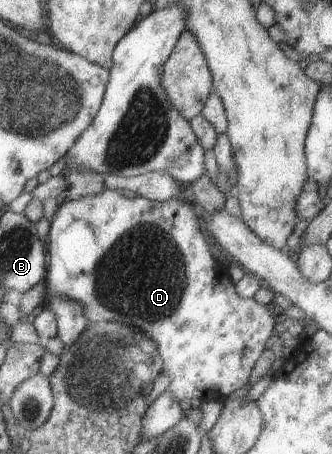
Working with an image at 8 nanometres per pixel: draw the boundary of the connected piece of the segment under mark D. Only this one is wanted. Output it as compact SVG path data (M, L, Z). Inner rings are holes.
M103 189L101 193L87 195L87 197L77 197L77 199L61 199L58 208L55 210L53 219L50 221L47 232L46 243L46 291L44 298L65 297L81 305L87 324L97 321L117 322L129 325L135 329L141 329L153 343L157 343L157 353L159 353L162 364L161 373L169 375L169 385L167 391L175 401L189 401L190 399L225 399L231 395L236 395L246 389L247 379L254 367L255 361L266 349L265 342L271 335L271 329L276 324L277 319L267 311L265 306L255 302L253 298L245 298L237 295L233 283L231 283L227 266L221 260L213 259L209 252L210 246L201 234L201 224L199 218L193 211L193 204L180 196L168 199L167 201L151 201L145 197L136 196L134 199L123 197L119 190Z

